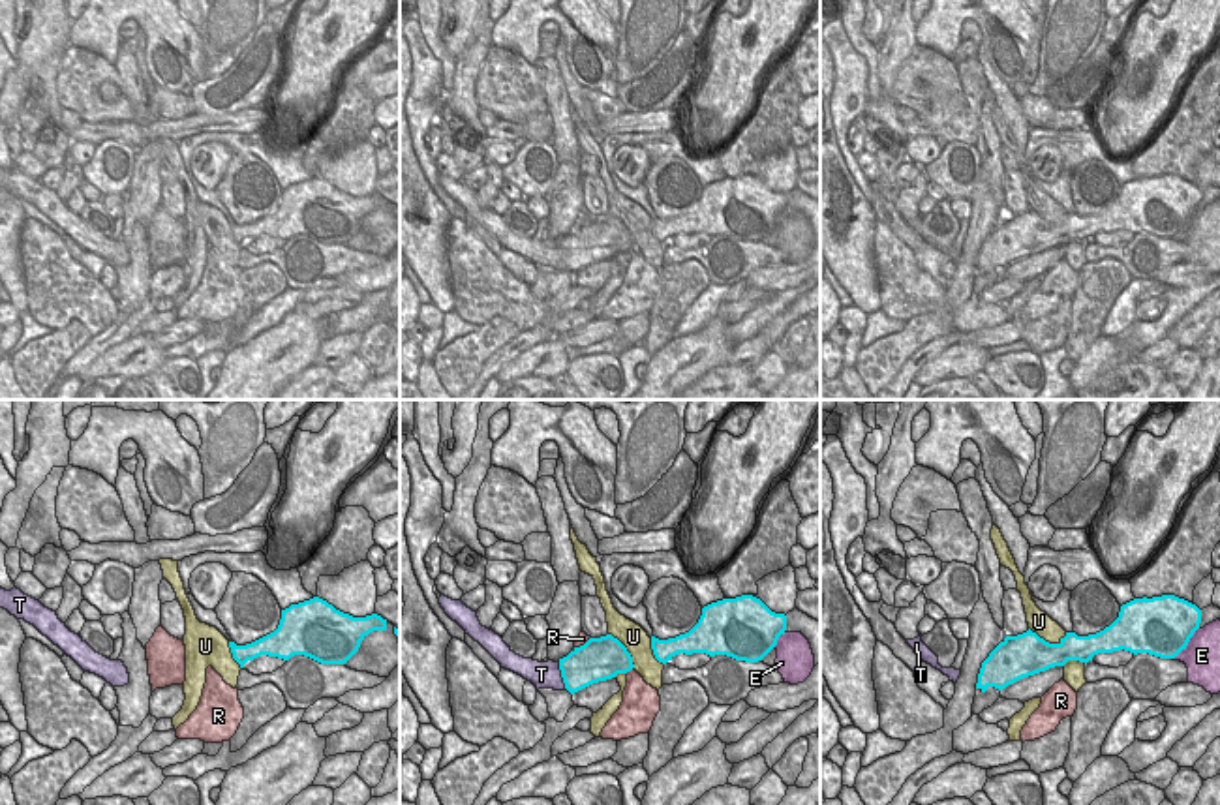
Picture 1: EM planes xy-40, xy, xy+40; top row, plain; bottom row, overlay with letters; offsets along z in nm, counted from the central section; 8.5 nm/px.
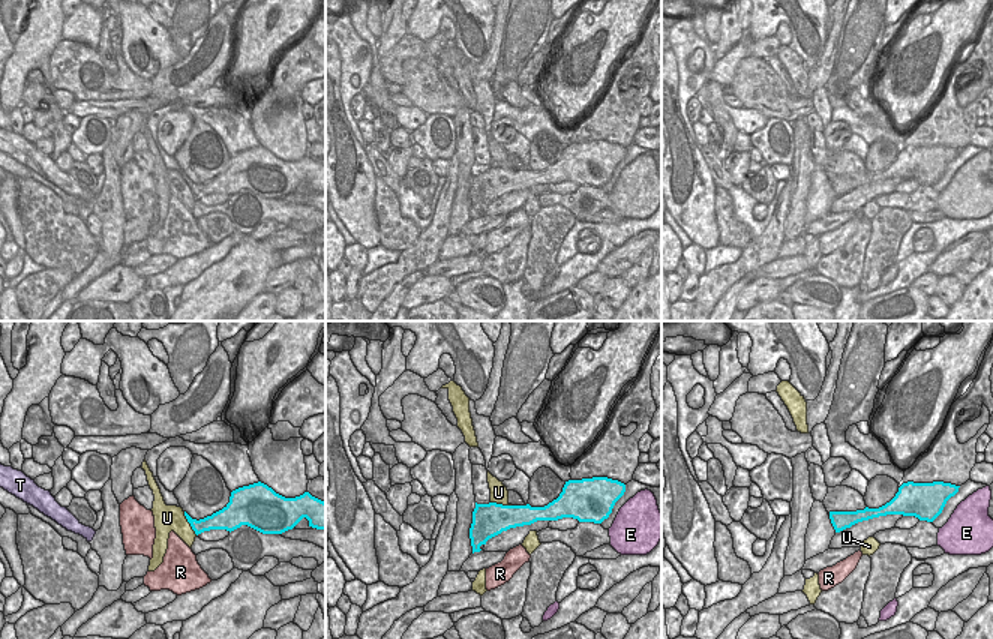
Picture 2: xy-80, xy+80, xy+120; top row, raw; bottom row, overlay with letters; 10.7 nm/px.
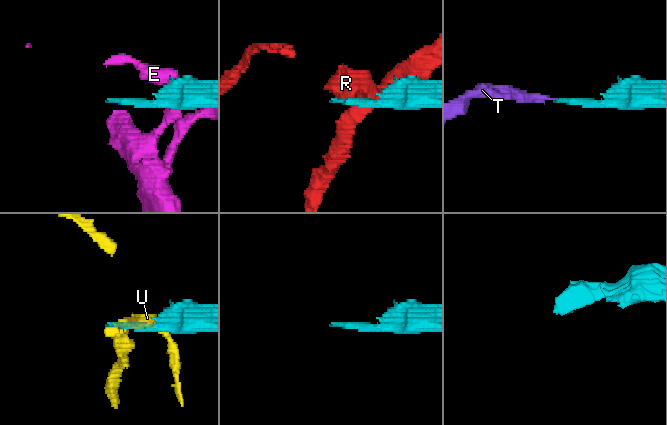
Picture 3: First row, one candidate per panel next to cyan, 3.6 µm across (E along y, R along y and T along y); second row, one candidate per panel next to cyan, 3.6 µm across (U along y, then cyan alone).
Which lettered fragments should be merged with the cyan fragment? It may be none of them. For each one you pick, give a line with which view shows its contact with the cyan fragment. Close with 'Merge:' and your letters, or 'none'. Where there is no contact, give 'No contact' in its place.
T: Touches cyan in xy
Merge: T

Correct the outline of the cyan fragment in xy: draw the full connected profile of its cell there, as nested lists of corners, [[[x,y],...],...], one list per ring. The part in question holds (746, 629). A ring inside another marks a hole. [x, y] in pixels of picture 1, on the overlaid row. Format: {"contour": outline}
{"contour": [[[741,595],[704,606],[698,623],[685,634],[668,640],[651,636],[651,649],[663,664],[679,653],[758,662],[777,646],[785,630],[785,614],[771,612],[753,595]]]}

